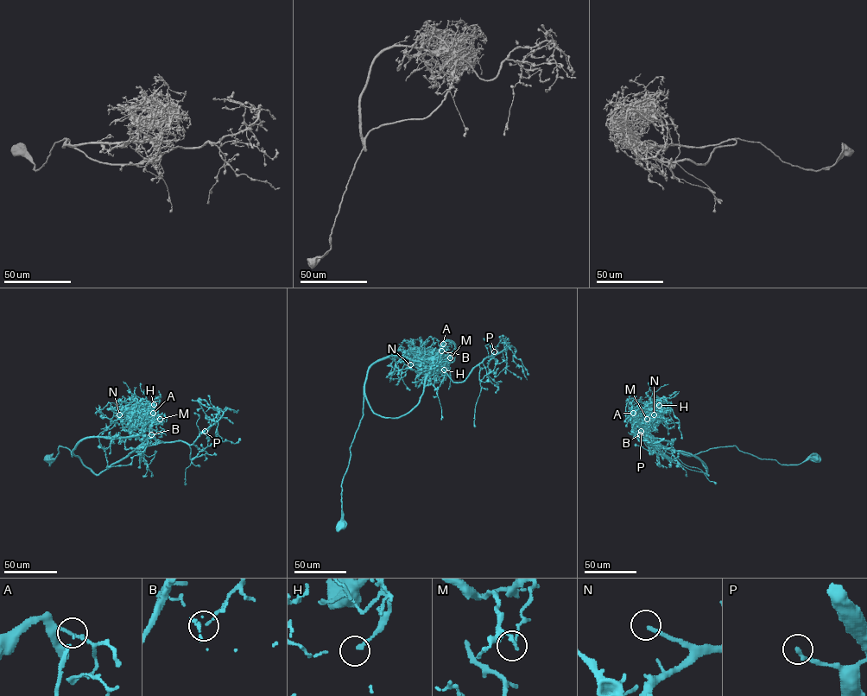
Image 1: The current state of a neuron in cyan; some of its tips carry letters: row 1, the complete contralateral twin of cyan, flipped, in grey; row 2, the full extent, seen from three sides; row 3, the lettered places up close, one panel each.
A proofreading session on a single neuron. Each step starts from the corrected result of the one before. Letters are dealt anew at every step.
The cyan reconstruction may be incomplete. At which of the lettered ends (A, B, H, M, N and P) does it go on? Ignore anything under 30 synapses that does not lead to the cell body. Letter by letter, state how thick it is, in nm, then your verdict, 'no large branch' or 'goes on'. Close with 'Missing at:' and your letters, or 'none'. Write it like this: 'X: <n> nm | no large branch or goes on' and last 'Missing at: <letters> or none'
A: 50 nm | goes on
B: 90 nm | no large branch
H: 150 nm | no large branch
M: 80 nm | no large branch
N: 200 nm | goes on
P: 180 nm | no large branch
Missing at: A, N

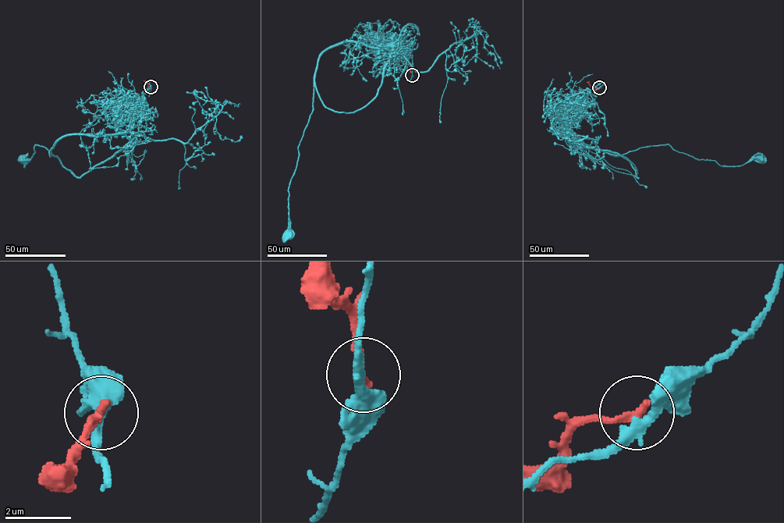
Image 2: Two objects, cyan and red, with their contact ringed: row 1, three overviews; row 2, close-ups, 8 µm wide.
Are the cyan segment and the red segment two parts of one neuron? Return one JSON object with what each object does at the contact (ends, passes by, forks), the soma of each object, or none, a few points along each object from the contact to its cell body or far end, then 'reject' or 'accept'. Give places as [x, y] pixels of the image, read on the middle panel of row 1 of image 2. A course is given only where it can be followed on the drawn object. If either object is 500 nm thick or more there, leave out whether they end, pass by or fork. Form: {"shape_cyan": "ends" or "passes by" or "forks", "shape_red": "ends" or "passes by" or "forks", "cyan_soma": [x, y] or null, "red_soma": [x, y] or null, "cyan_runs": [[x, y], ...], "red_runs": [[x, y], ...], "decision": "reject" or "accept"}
{"shape_cyan": "passes by", "shape_red": "ends", "cyan_soma": [287, 236], "red_soma": null, "cyan_runs": [[412, 75], [412, 58], [395, 43], [374, 47], [341, 42], [322, 53], [288, 190], [287, 236]], "red_runs": [[412, 75], [409, 65], [406, 65]], "decision": "reject"}

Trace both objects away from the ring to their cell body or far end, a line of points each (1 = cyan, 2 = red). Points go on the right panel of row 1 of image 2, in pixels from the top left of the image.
1: (599, 87), (580, 90), (567, 118), (571, 133), (566, 135), (615, 156), (668, 144), (721, 165), (760, 159)
2: (599, 87), (594, 89), (587, 82), (589, 81)

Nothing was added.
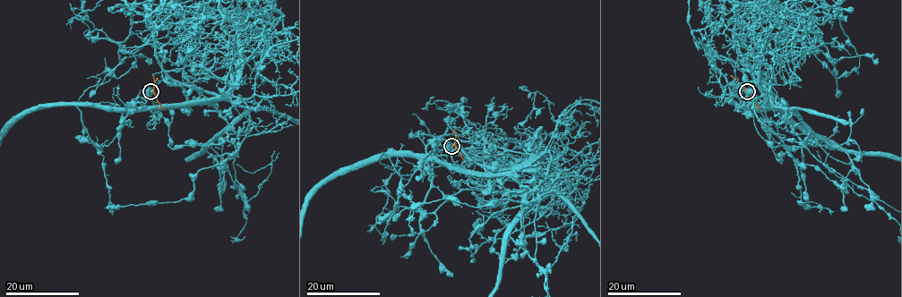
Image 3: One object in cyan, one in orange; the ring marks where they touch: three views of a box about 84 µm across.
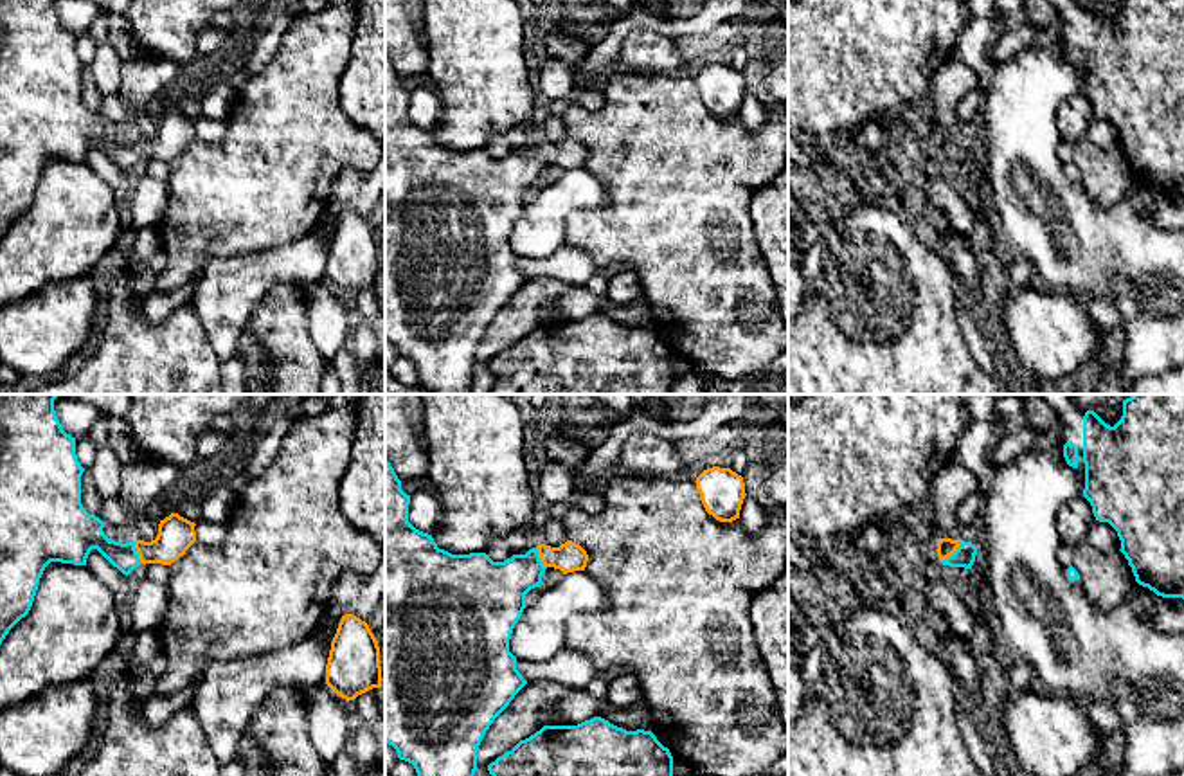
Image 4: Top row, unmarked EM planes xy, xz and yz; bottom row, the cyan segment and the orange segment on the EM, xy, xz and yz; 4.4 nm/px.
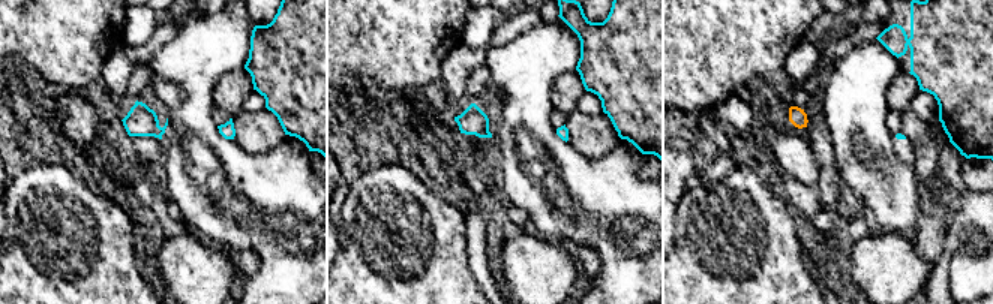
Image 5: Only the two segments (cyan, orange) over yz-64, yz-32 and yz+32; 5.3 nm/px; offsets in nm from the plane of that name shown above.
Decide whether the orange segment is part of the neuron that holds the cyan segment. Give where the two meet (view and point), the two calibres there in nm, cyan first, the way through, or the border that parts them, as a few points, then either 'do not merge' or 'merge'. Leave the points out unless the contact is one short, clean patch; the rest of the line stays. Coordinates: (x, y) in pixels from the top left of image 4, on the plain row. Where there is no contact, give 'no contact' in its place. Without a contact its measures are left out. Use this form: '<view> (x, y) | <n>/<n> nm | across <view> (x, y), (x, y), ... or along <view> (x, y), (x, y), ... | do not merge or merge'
yz (954, 150) | 90/80 nm | across yz (965, 152), (954, 150), (945, 143) | merge

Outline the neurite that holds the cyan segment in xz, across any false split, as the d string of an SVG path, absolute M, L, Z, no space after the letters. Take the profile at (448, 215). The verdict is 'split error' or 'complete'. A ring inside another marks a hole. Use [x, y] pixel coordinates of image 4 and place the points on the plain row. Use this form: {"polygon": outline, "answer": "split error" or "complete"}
{"polygon": "M385 56L385 338L392 342L399 356L414 362L419 376L419 385L434 391L435 394L470 394L473 373L477 367L477 346L493 320L493 317L509 302L515 292L527 281L516 266L516 254L509 248L509 236L516 218L520 216L525 202L525 191L540 184L542 173L547 164L560 166L563 171L585 167L588 151L587 148L567 137L560 144L540 140L525 151L513 151L504 158L493 158L486 149L452 151L439 146L432 131L416 126L408 119L410 92L401 86L394 65Z", "answer": "split error"}

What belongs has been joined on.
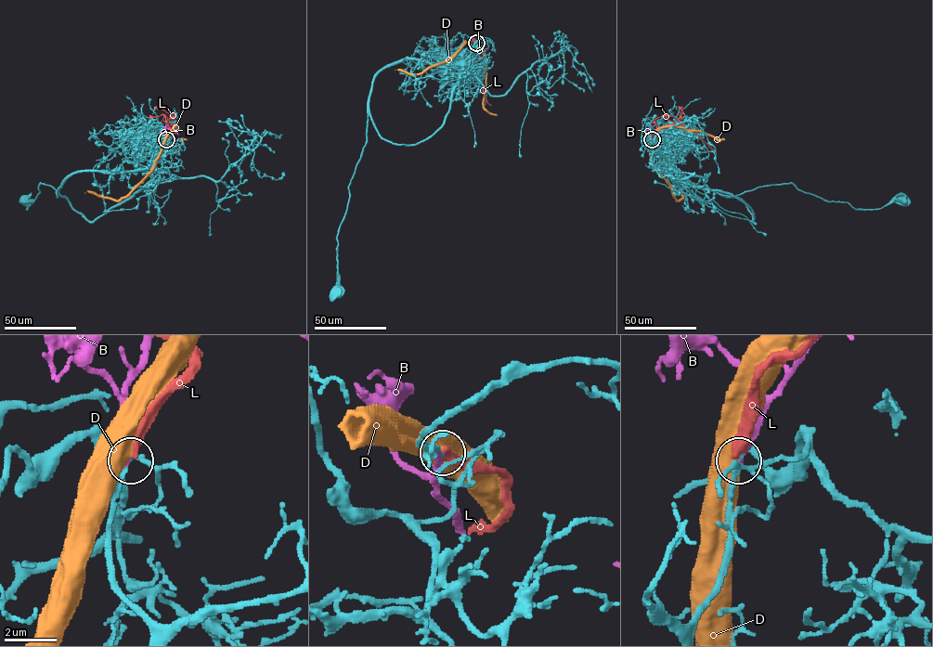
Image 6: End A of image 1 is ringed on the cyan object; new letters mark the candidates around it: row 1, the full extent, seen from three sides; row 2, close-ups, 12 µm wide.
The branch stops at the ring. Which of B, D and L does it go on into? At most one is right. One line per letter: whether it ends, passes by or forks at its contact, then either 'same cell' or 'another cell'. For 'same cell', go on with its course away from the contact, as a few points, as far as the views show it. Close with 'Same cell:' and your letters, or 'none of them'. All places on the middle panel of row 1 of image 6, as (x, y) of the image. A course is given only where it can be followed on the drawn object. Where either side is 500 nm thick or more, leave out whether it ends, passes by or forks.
B: it ends; same cell; course (476, 42), (477, 58), (472, 58)
D: another cell
L: it ends; another cell
Same cell: B

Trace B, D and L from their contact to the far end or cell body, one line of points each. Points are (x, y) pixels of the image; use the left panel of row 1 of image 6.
B: (166, 138), (168, 127), (162, 127)
D: (165, 140), (154, 167), (126, 195), (114, 200), (88, 190), (84, 193)
L: (166, 138), (174, 124), (172, 123), (173, 140), (181, 149)

